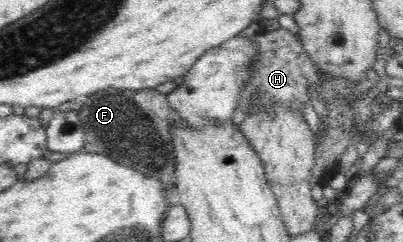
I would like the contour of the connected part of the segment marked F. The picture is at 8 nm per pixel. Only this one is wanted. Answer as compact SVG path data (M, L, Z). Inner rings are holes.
M113 88L99 90L82 100L78 115L85 129L84 153L103 154L118 164L131 167L163 185L169 185L169 189L174 191L172 178L176 163L171 126L181 126L183 120L169 106L166 94L161 94L156 89ZM125 114L129 114L129 118Z

